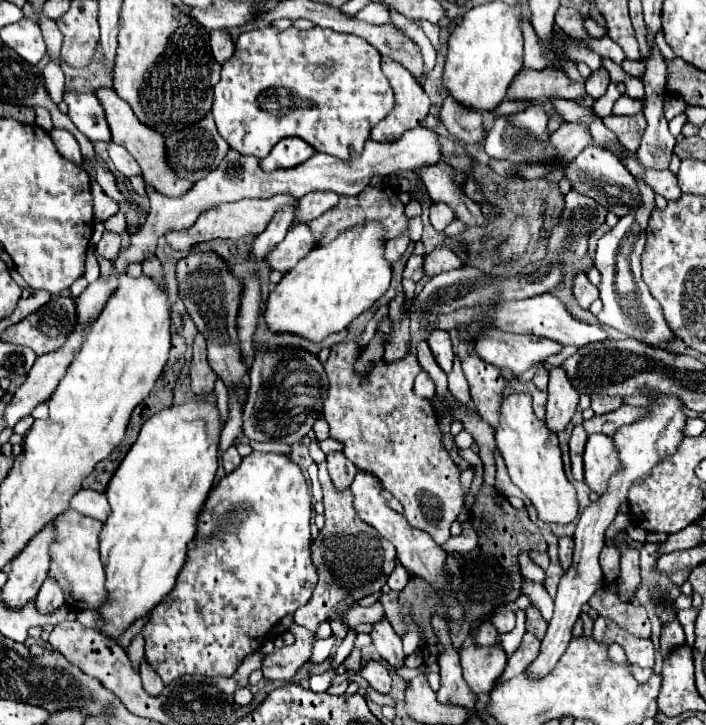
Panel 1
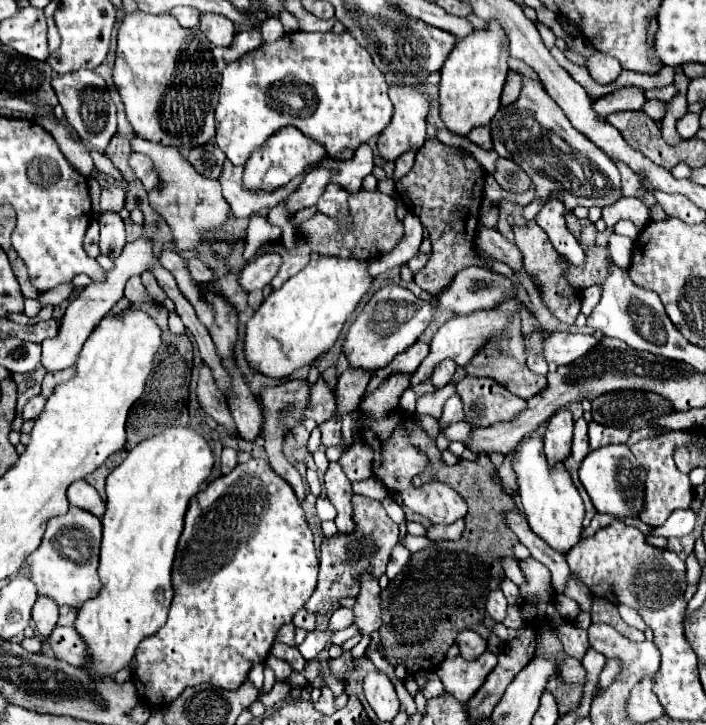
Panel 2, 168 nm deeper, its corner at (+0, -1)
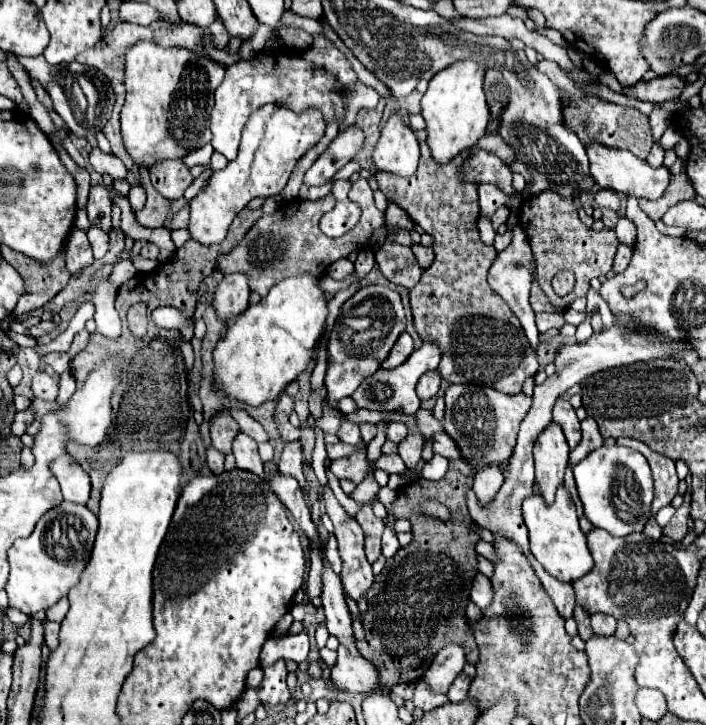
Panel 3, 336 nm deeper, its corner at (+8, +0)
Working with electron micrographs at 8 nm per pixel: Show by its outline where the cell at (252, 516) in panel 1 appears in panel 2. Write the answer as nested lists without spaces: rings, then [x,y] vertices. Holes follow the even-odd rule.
[[[252,458],[246,464],[238,464],[230,474],[212,480],[202,492],[198,492],[196,502],[192,502],[192,506],[196,508],[196,516],[190,516],[194,520],[184,520],[184,532],[180,536],[178,550],[176,550],[176,560],[174,560],[174,568],[172,568],[174,598],[172,598],[168,620],[160,628],[160,632],[144,638],[136,648],[136,662],[134,662],[132,680],[134,680],[136,692],[138,692],[138,700],[144,706],[166,706],[184,688],[196,686],[196,684],[214,684],[214,686],[220,686],[220,688],[226,688],[226,690],[236,690],[246,680],[250,668],[268,658],[270,648],[274,644],[274,638],[276,638],[276,632],[280,630],[280,626],[284,626],[286,622],[292,622],[292,616],[302,608],[302,604],[312,596],[312,592],[316,588],[318,558],[316,558],[316,548],[314,548],[314,542],[312,542],[312,530],[310,530],[310,526],[304,518],[304,510],[302,510],[292,486],[272,470],[268,460]]]

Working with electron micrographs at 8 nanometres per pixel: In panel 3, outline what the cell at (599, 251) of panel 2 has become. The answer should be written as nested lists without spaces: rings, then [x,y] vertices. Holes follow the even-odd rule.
[[[552,189],[542,191],[538,195],[528,195],[524,197],[518,209],[518,223],[526,231],[528,243],[536,257],[536,283],[542,287],[542,291],[546,293],[546,297],[558,311],[564,311],[566,307],[570,307],[570,303],[576,297],[584,297],[590,287],[590,279],[594,277],[604,279],[606,273],[612,269],[612,261],[620,245],[614,229],[594,231],[586,227],[578,217],[578,209],[574,207],[572,197],[564,197]],[[564,269],[572,269],[576,273],[576,289],[566,297],[558,297],[552,291],[550,281],[558,271],[564,271]]]

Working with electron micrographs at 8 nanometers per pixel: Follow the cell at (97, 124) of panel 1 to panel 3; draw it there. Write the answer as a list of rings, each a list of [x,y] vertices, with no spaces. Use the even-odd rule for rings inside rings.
[[[42,55],[38,57],[20,57],[20,63],[26,67],[28,75],[48,91],[54,103],[54,111],[66,121],[70,131],[76,137],[88,137],[96,135],[104,123],[110,119],[112,107],[114,107],[114,89],[110,81],[100,73],[98,69],[92,69],[88,65],[78,65],[74,63],[60,63],[60,65],[50,65]],[[84,81],[84,89],[80,83]]]

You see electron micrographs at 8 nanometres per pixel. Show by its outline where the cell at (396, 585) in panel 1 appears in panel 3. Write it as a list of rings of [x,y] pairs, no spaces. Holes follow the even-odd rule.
[[[386,527],[384,535],[382,535],[382,553],[384,553],[384,557],[390,559],[398,549],[400,549],[400,543],[398,543],[396,531],[392,527]]]

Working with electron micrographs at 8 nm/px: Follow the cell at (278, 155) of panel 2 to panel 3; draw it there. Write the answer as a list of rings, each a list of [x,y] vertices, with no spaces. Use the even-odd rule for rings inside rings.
[[[276,103],[258,107],[242,131],[238,157],[228,161],[224,169],[212,171],[204,189],[190,201],[190,237],[202,245],[222,243],[234,215],[240,209],[244,209],[254,197],[272,197],[286,187],[292,169],[300,157],[320,141],[324,127],[326,121],[322,113],[312,107],[302,113],[294,113],[292,109]]]

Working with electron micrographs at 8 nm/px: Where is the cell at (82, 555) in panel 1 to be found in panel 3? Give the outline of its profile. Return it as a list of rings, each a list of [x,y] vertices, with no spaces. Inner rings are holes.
[[[62,501],[60,505],[44,513],[42,519],[36,523],[34,533],[28,539],[16,541],[8,551],[10,579],[6,585],[6,593],[10,599],[10,607],[32,615],[52,607],[60,597],[64,597],[68,589],[78,583],[80,573],[90,559],[96,531],[98,519],[86,505]]]

